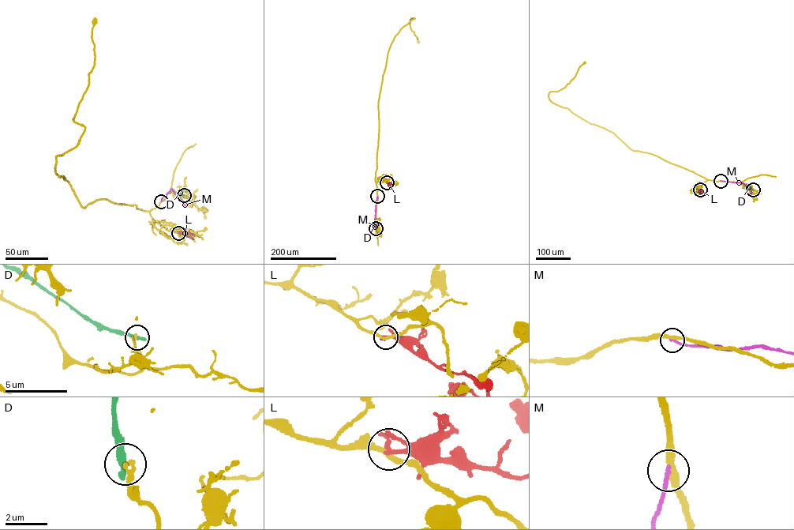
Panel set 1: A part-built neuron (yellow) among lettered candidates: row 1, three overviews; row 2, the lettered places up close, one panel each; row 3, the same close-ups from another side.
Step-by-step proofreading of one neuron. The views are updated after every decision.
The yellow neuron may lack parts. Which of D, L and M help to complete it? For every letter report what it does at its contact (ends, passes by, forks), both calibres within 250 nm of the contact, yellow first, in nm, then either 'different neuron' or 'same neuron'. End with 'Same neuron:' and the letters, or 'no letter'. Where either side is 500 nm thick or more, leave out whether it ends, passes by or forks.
D: it ends | 170/360 nm | different neuron
L: it passes by | 240/200 nm | different neuron
M: it ends | 280/180 nm | different neuron
Same neuron: no letter

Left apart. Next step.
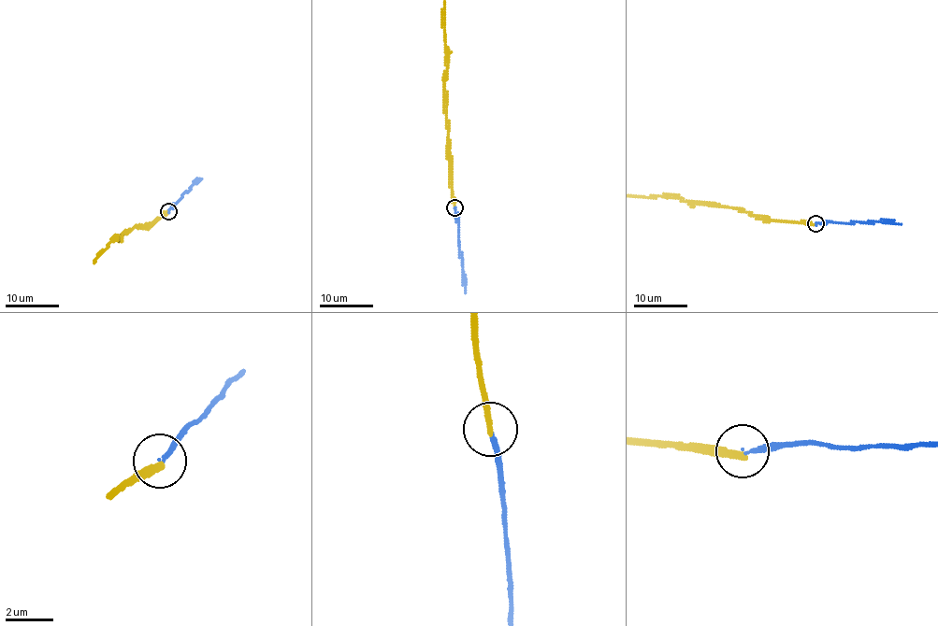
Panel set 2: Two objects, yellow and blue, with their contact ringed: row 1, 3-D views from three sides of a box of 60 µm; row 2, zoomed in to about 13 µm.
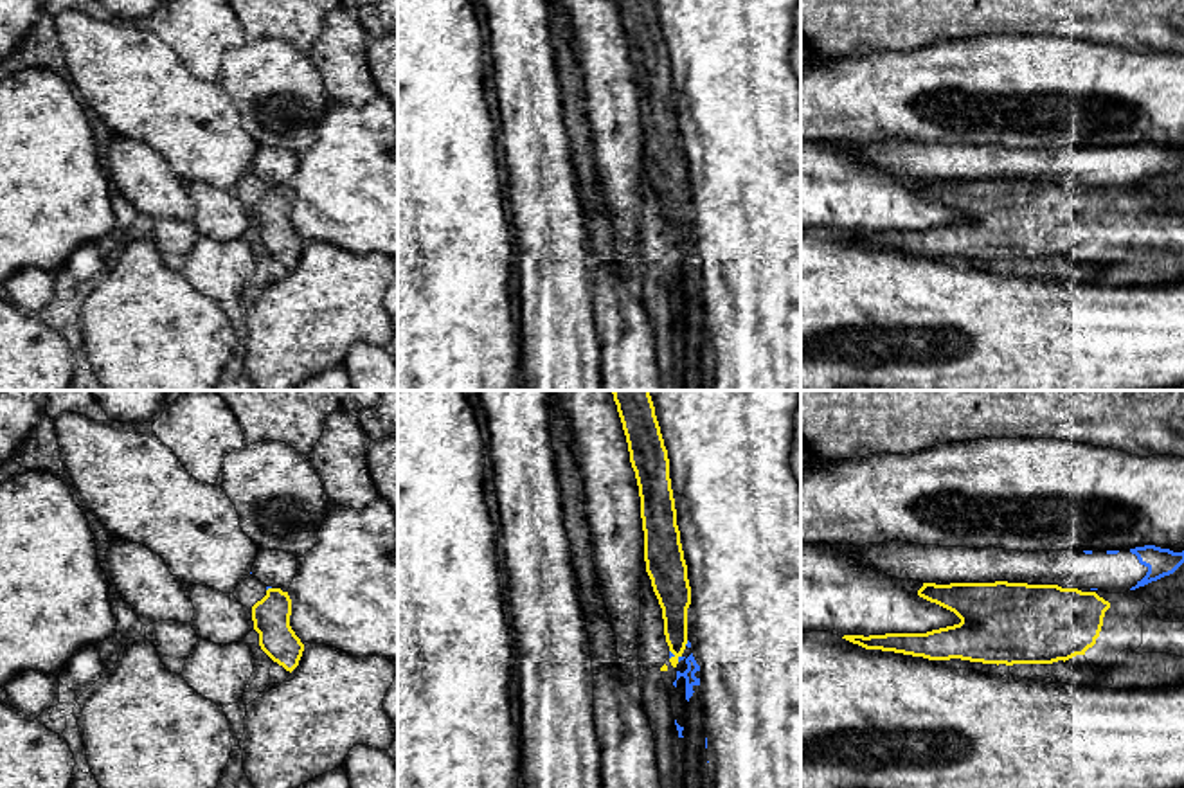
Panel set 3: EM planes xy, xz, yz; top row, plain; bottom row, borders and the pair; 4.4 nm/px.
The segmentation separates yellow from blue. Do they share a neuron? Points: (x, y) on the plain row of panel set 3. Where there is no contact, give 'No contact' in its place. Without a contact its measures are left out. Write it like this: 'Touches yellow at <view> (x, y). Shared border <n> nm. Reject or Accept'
Touches yellow at xz (675, 252). Shared border 70 nm. Reject

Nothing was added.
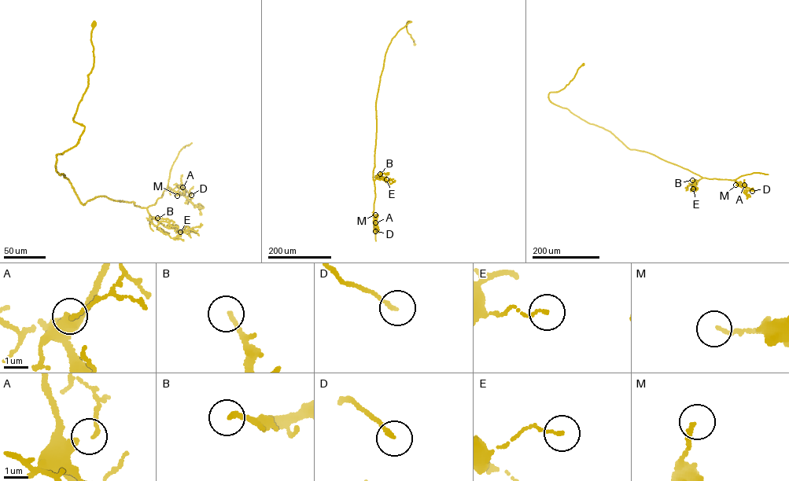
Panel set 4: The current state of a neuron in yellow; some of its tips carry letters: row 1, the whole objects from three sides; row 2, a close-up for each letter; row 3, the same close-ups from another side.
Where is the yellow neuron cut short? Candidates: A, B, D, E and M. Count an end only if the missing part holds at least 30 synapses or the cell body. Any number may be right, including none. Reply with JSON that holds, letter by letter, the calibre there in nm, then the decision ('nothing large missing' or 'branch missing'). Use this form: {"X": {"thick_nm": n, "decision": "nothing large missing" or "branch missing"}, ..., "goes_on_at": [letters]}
{"A": {"thick_nm": 150, "decision": "nothing large missing"}, "B": {"thick_nm": 200, "decision": "branch missing"}, "D": {"thick_nm": 150, "decision": "branch missing"}, "E": {"thick_nm": 110, "decision": "nothing large missing"}, "M": {"thick_nm": 140, "decision": "nothing large missing"}, "goes_on_at": ["B", "D"]}

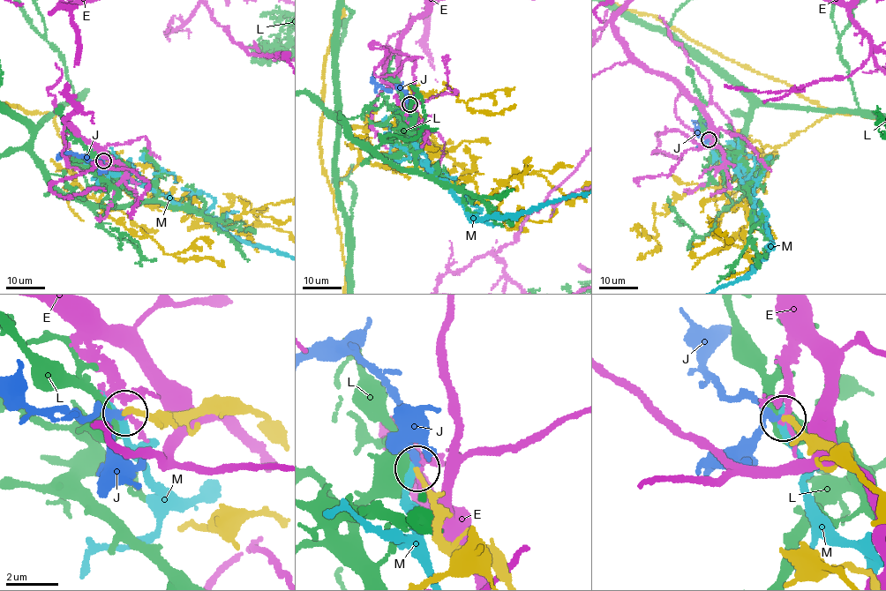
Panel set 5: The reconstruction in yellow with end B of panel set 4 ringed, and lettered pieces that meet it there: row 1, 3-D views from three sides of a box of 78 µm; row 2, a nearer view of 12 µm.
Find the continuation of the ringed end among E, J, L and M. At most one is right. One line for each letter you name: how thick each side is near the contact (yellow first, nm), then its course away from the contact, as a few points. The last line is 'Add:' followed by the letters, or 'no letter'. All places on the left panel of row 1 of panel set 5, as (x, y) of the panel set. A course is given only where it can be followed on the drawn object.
J: Thickness 200 nm (yellow) against 200 nm. Its course: (103, 161), (66, 153), (56, 158)
Add: J

